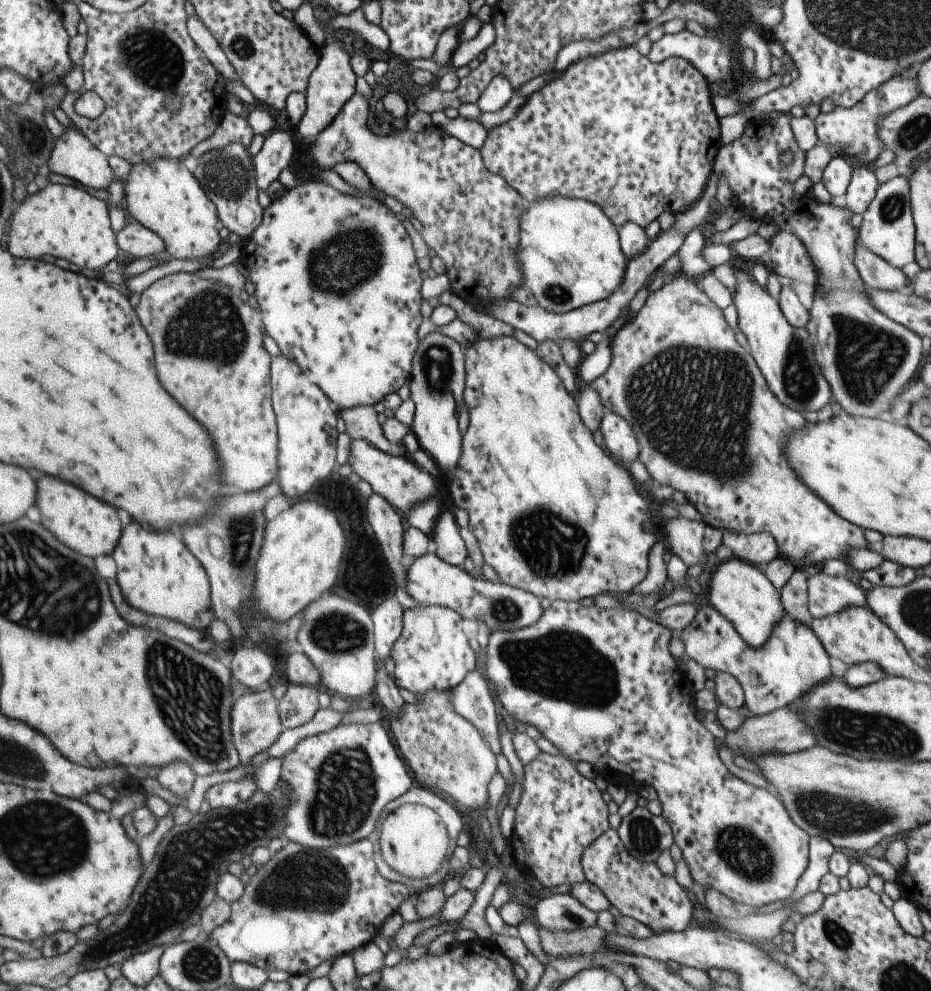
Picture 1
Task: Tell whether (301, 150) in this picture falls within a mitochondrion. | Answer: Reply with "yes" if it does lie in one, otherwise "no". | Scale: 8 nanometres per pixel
no

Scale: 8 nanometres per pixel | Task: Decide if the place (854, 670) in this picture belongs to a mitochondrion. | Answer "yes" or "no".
no

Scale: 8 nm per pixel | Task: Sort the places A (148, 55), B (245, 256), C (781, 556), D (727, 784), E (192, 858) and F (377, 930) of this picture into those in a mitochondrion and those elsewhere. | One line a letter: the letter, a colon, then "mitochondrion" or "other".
A: mitochondrion
B: other
C: other
D: other
E: mitochondrion
F: other

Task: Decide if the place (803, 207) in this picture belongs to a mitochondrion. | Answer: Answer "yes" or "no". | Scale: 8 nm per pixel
no

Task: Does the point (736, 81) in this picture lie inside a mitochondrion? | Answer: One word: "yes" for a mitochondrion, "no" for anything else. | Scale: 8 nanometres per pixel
no

